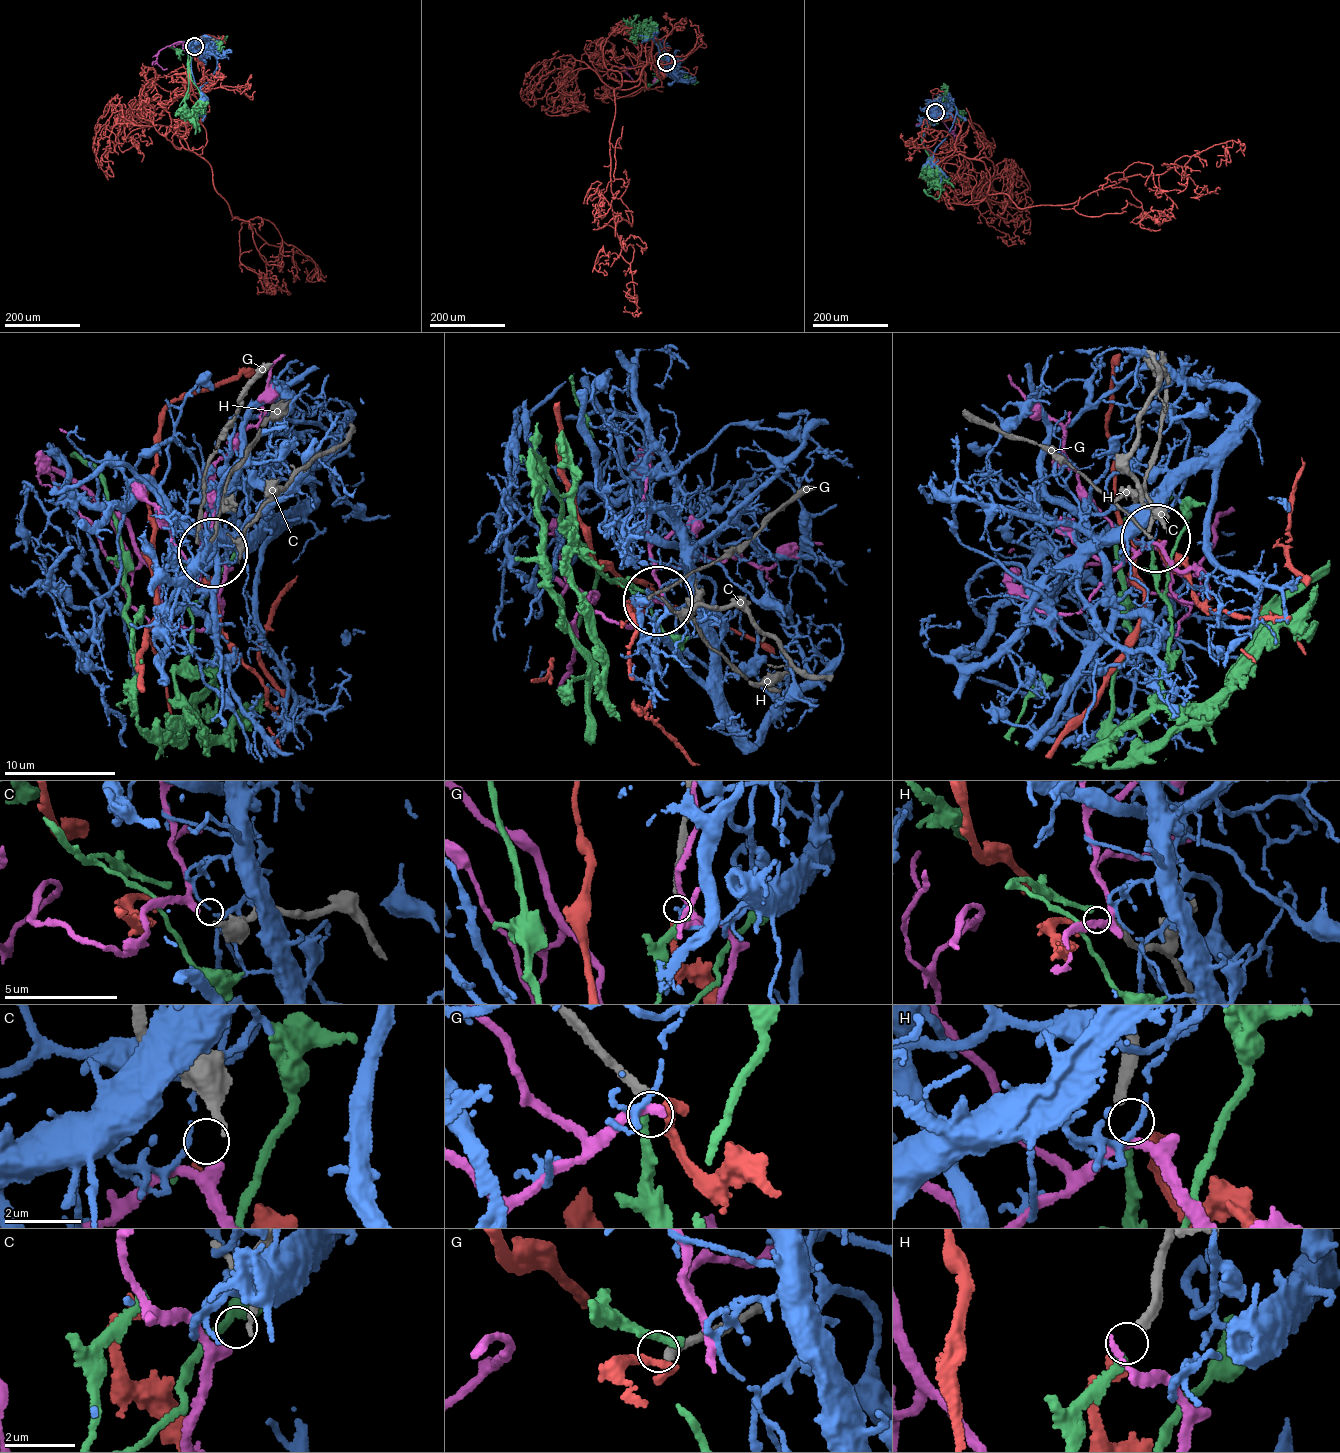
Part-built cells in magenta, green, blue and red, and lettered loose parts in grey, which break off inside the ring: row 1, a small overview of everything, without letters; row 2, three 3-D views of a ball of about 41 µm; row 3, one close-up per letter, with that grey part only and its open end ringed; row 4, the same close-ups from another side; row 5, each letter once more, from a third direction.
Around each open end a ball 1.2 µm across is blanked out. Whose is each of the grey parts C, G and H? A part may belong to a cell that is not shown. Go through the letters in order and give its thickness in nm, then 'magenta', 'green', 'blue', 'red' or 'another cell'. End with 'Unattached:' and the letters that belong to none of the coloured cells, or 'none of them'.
C: 170 nm | magenta
G: 240 nm | red
H: 260 nm | green
Unattached: none of them

